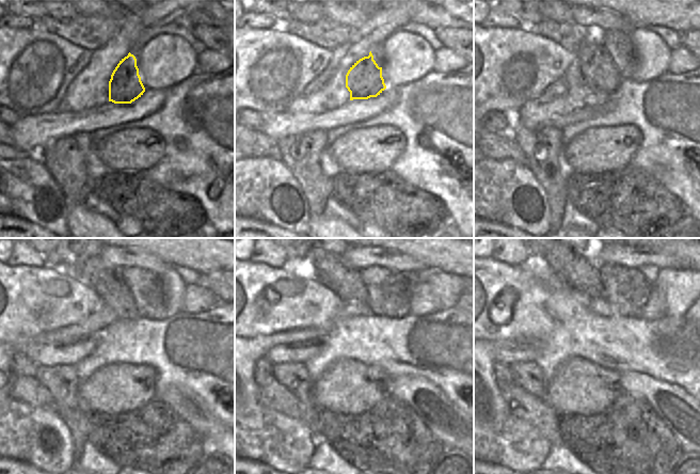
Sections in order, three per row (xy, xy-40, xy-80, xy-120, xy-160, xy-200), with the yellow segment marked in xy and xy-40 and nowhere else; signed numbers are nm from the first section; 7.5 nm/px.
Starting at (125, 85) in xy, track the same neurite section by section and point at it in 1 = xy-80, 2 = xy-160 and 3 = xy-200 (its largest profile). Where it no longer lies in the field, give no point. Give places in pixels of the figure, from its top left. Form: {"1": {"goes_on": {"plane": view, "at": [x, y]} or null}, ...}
{"1": {"goes_on": {"plane": "xy-80", "at": [599, 74]}}, "2": {"goes_on": {"plane": "xy-160", "at": [333, 270]}}, "3": {"goes_on": {"plane": "xy-200", "at": [572, 269]}}}

